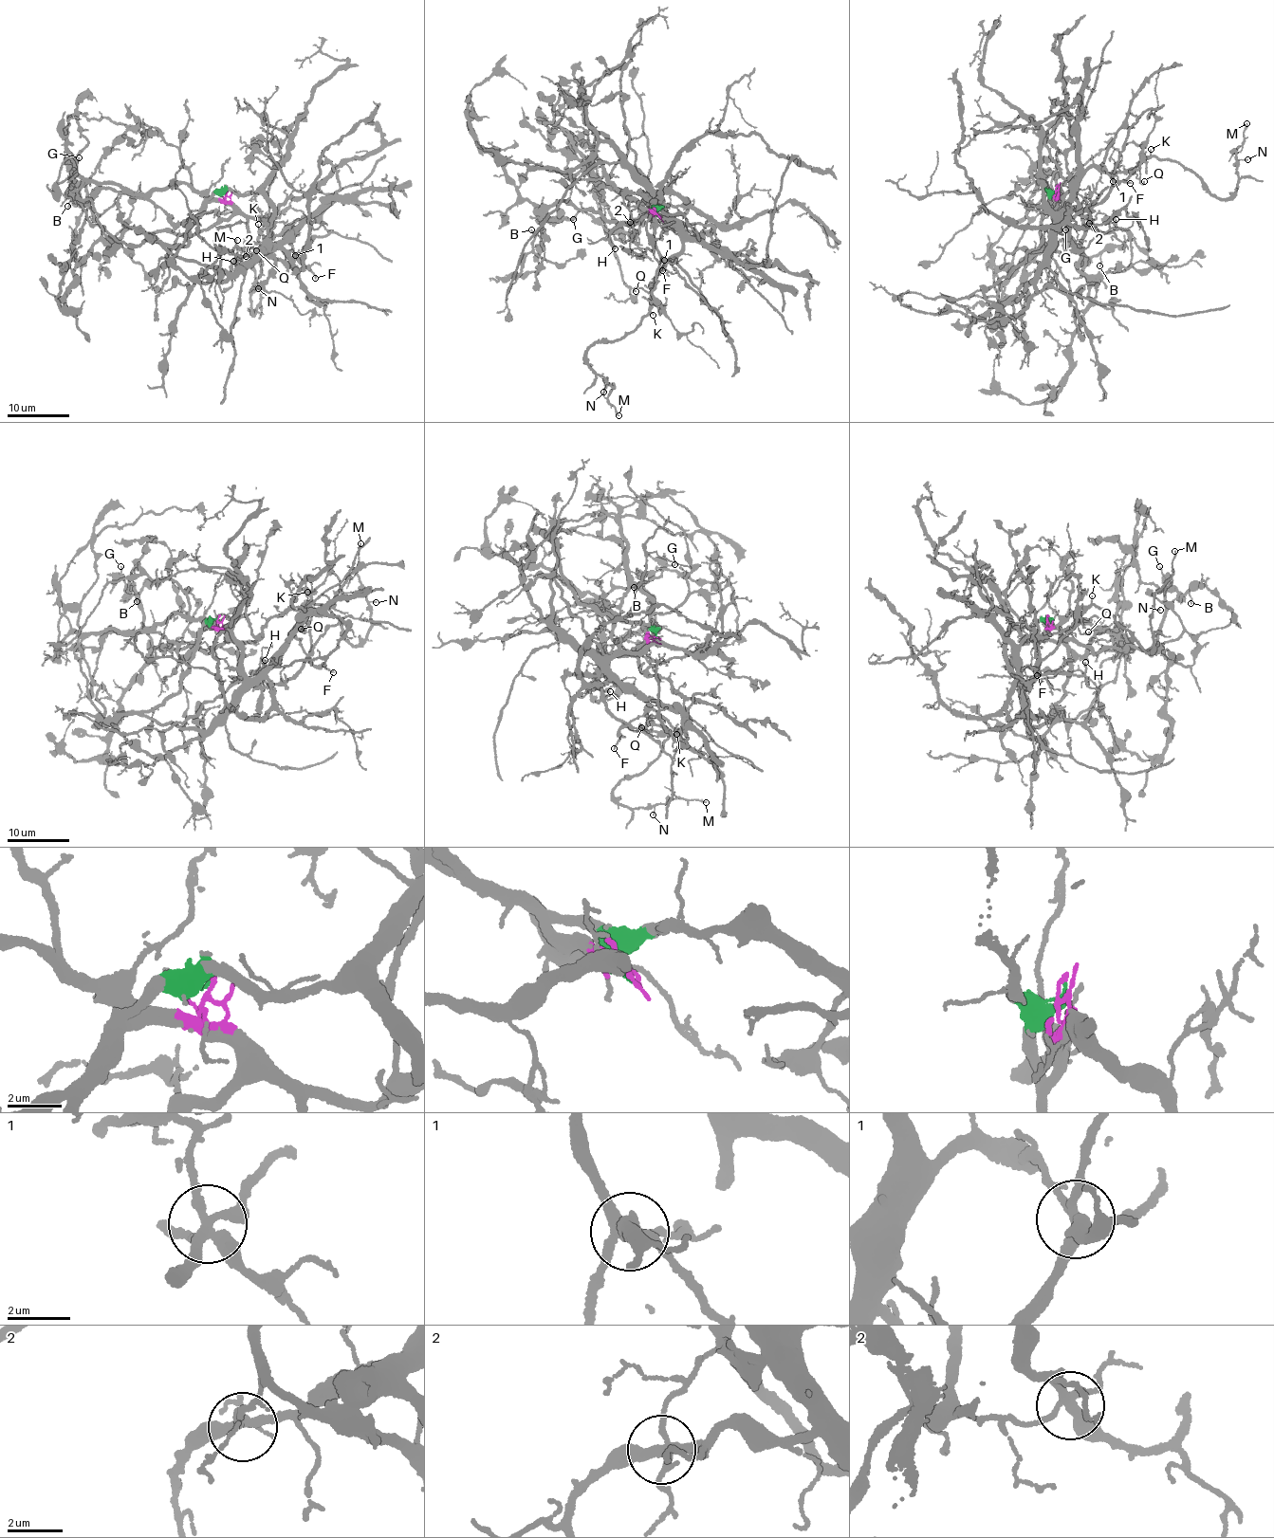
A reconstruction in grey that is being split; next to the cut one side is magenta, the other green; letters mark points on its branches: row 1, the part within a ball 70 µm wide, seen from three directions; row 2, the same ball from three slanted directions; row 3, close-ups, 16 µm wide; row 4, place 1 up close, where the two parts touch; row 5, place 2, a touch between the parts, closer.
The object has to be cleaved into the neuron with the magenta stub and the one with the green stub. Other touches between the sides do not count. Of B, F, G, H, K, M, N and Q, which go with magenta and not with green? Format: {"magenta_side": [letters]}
{"magenta_side": ["B", "G", "Q"]}

